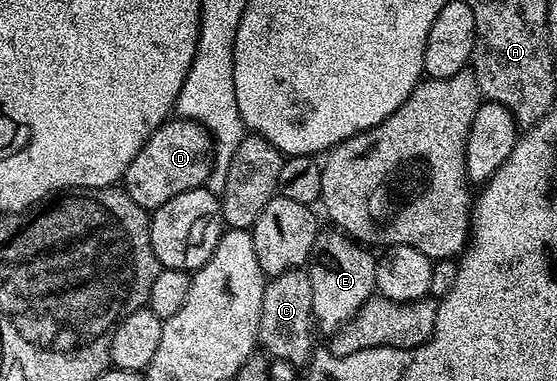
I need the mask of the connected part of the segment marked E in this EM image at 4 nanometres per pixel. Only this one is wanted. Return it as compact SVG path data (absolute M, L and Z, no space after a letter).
M327 227L315 237L314 256L319 265L312 264L309 272L313 283L313 317L327 335L337 332L376 292L376 254L368 246L351 240L346 233Z

